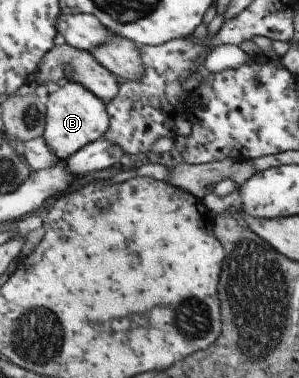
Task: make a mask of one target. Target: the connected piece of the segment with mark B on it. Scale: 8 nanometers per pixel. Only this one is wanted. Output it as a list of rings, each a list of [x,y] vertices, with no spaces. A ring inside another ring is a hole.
[[[65,82],[47,98],[47,125],[44,138],[59,159],[67,161],[86,145],[105,137],[110,130],[110,112],[98,95],[88,90],[82,83]]]

